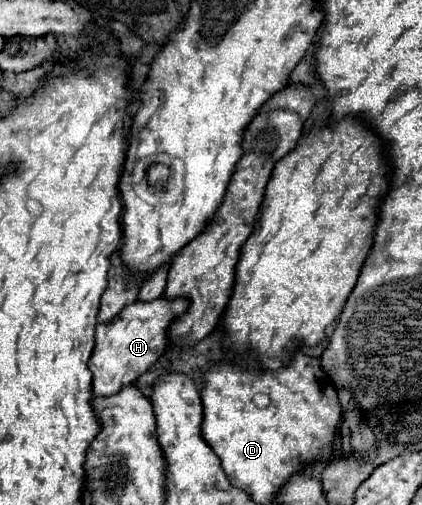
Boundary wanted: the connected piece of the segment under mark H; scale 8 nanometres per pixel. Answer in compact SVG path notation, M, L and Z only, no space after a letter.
M153 299L153 301L135 301L121 309L121 315L111 323L97 325L95 349L89 359L89 369L93 373L93 395L113 395L121 387L131 385L139 375L143 375L169 347L169 327L181 317L189 307L189 299Z

